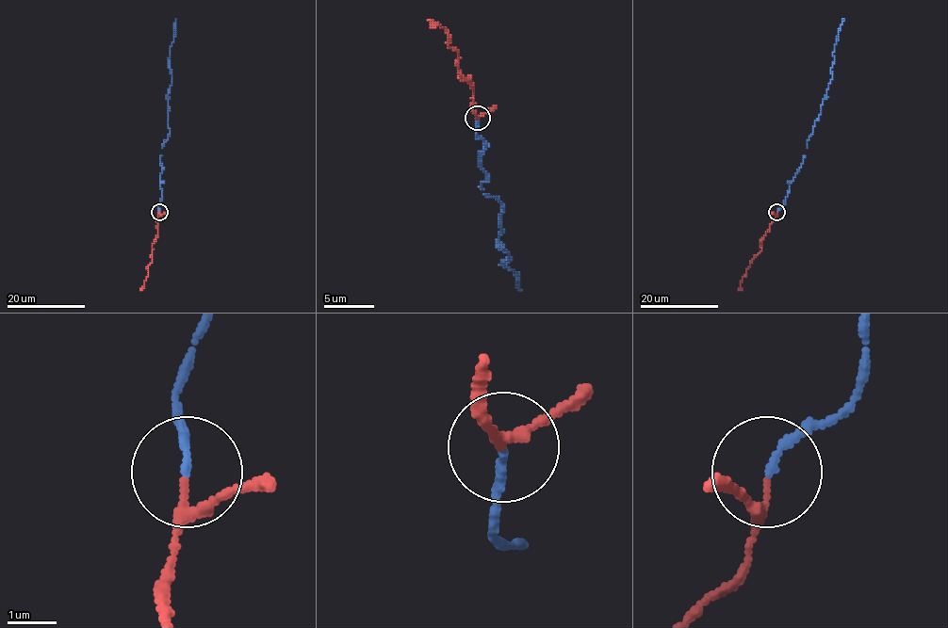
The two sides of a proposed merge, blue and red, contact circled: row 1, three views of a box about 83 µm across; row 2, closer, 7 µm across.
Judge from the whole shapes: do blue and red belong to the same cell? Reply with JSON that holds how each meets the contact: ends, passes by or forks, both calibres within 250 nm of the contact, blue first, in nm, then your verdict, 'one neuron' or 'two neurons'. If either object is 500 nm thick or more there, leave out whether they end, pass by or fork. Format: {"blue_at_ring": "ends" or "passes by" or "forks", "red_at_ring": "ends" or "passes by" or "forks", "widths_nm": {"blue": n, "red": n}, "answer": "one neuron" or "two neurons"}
{"blue_at_ring": "ends", "red_at_ring": "passes by", "widths_nm": {"blue": 150, "red": 170}, "answer": "one neuron"}

